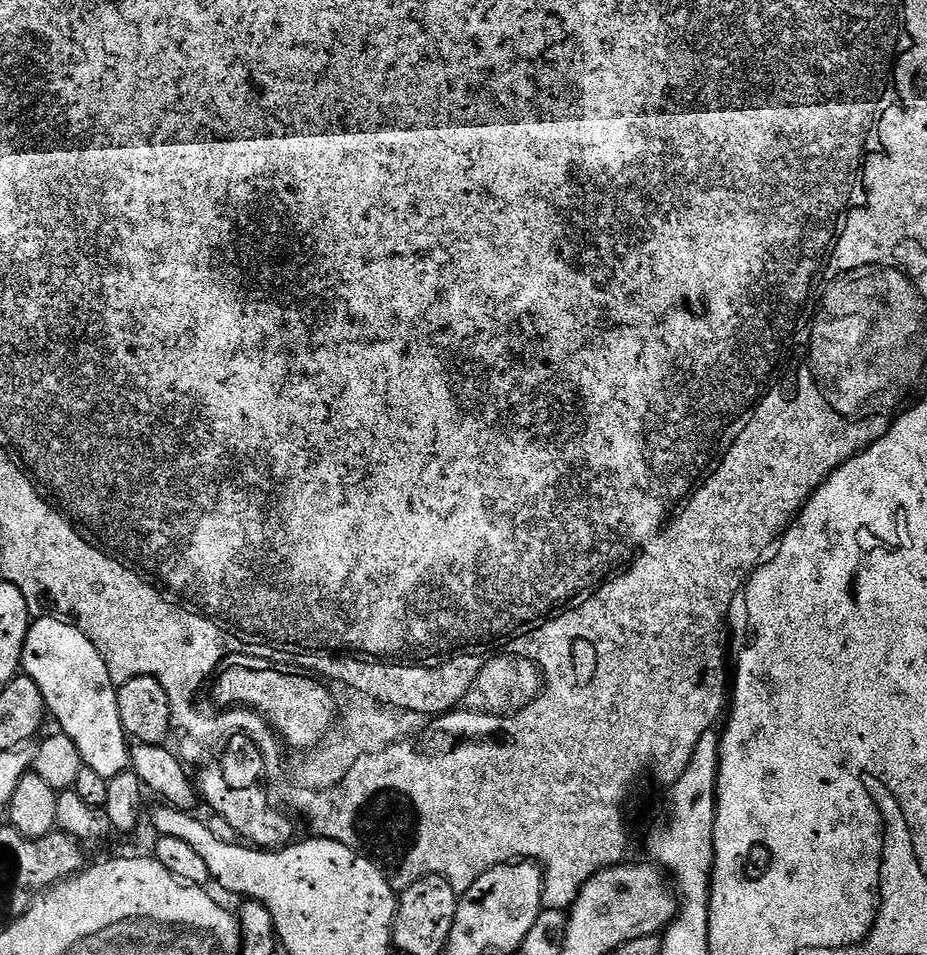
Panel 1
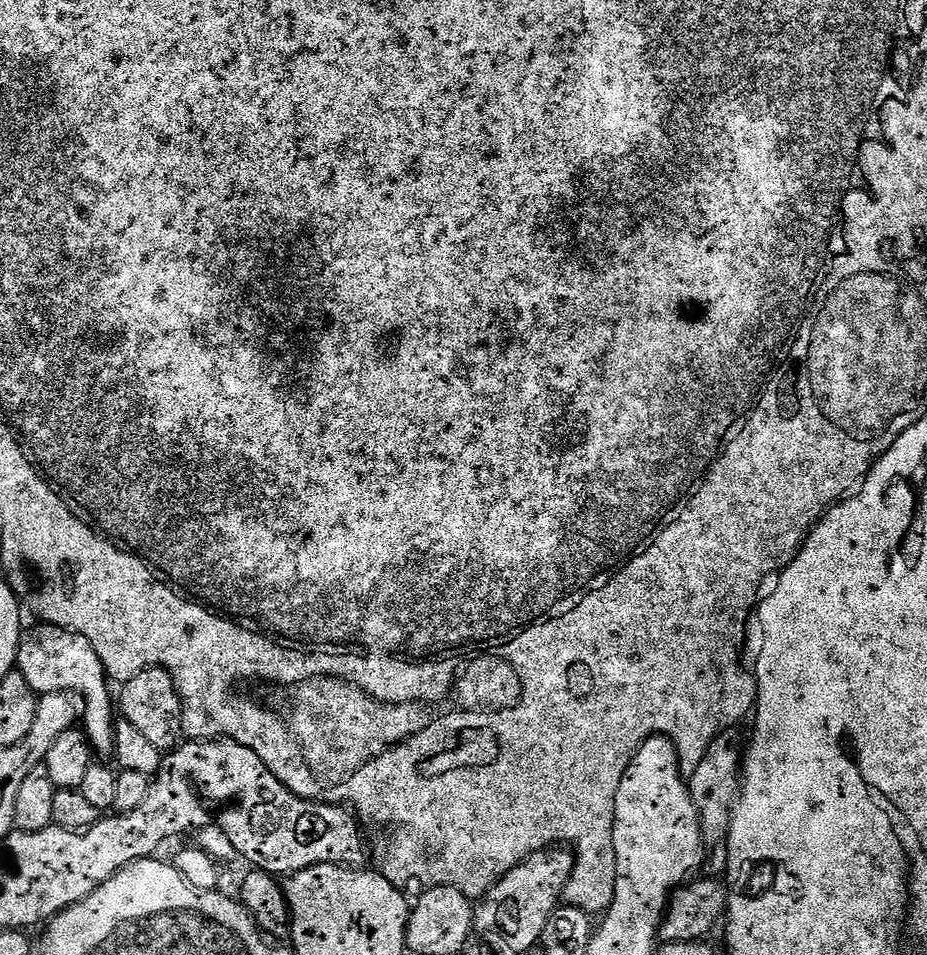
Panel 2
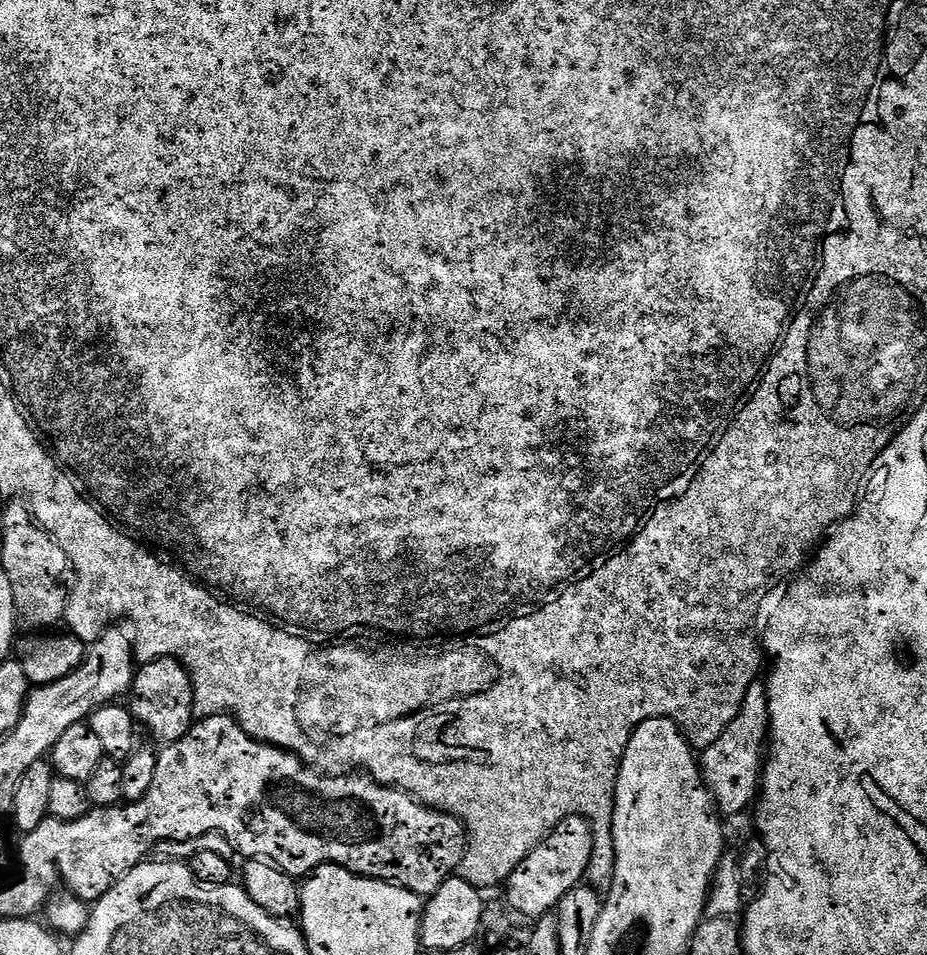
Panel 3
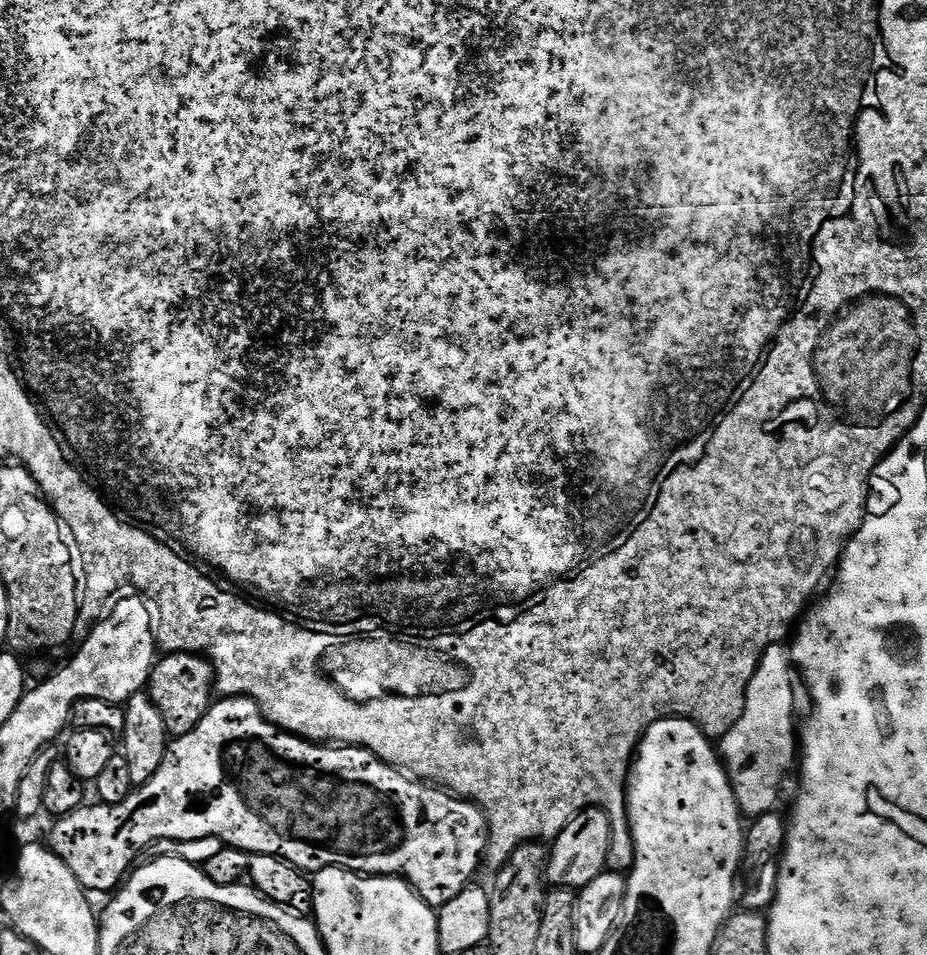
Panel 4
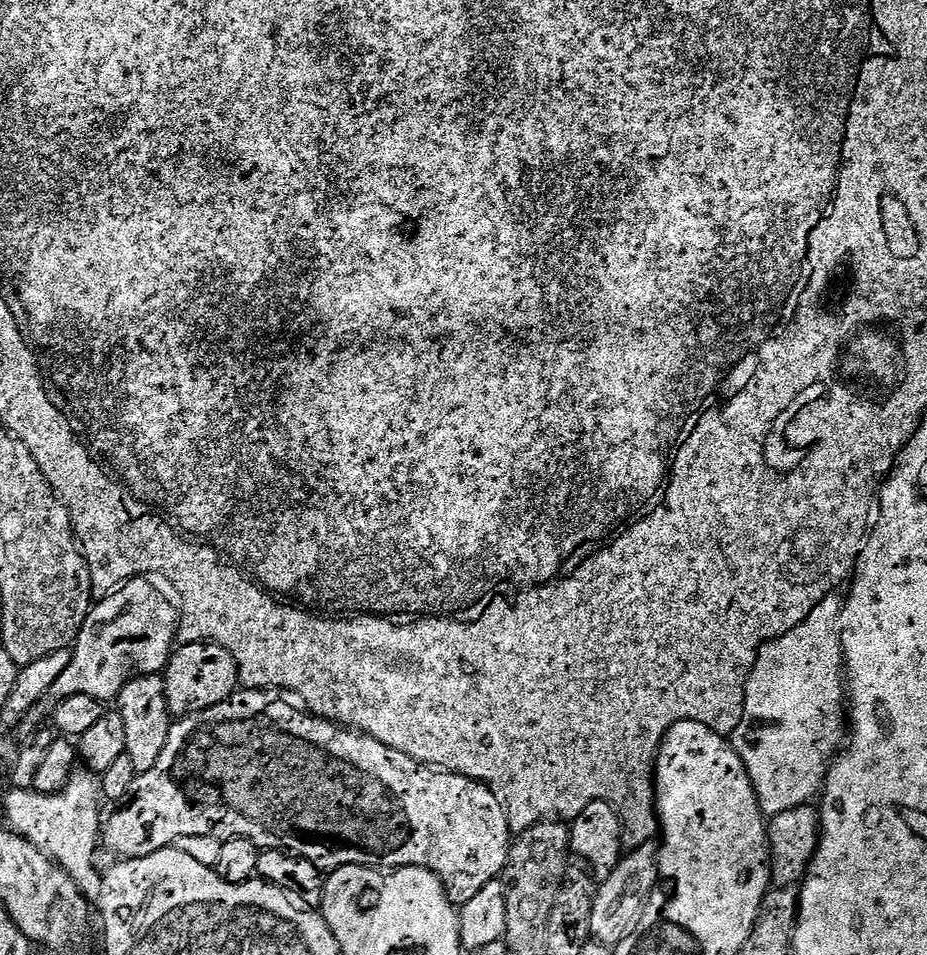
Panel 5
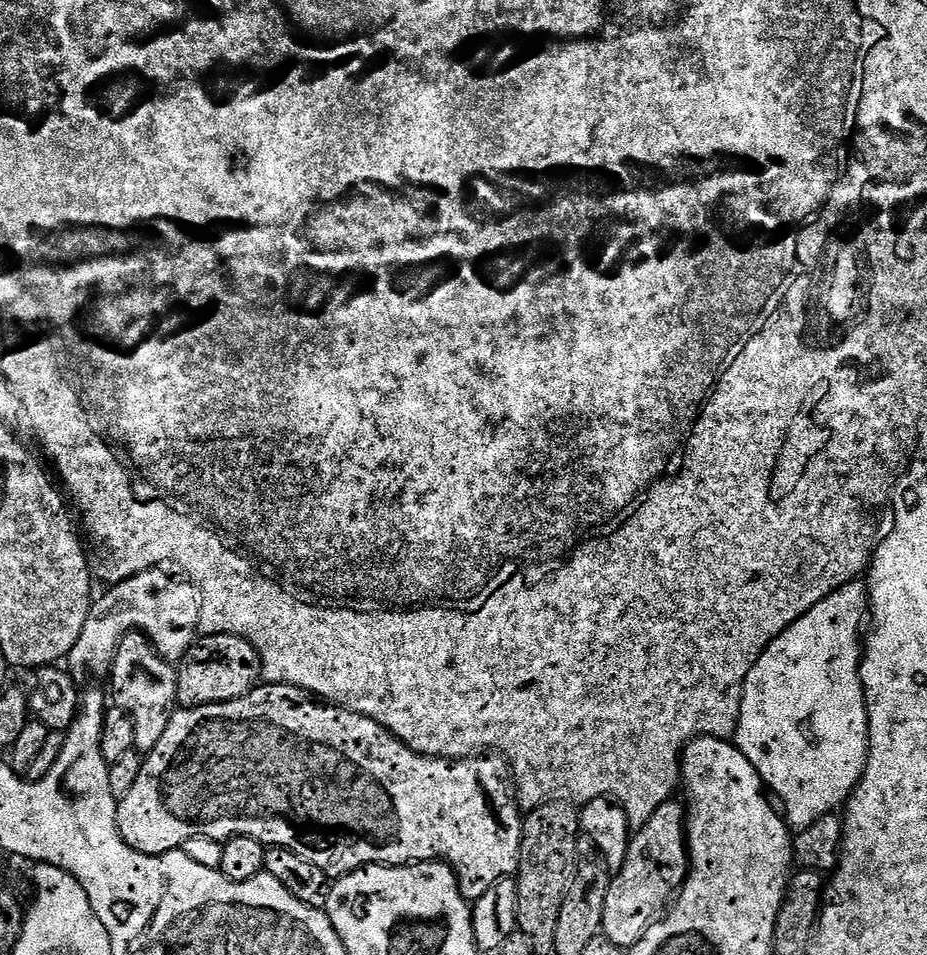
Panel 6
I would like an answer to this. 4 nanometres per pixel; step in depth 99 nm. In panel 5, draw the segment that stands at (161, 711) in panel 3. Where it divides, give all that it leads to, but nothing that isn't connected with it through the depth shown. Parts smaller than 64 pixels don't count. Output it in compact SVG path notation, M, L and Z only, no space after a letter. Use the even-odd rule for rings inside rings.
M180 644L164 667L164 689L168 714L173 718L193 716L232 699L240 684L236 660L220 644Z

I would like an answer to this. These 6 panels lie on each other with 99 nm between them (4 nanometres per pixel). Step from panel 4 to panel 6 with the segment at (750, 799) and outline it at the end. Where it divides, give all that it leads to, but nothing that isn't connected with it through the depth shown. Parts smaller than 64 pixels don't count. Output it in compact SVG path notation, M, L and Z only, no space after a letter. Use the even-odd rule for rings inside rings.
M860 578L849 580L822 598L814 610L778 634L778 638L766 646L758 662L754 662L744 683L734 743L746 758L750 758L767 791L782 805L787 823L797 829L808 828L818 822L818 818L835 813L839 804L840 807L847 805L868 766L868 706L860 677L860 662L862 633L869 612L867 583Z

